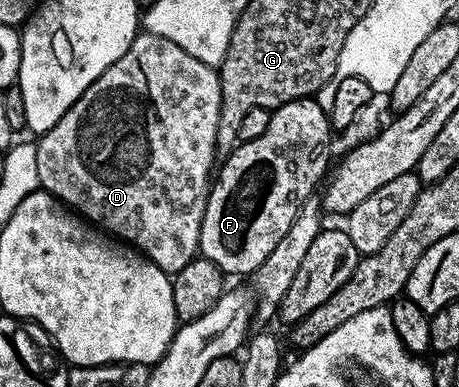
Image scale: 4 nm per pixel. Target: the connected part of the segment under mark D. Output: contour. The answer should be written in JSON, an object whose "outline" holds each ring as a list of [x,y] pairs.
{"outline":[[[148,31],[138,32],[137,38],[131,43],[129,50],[115,64],[107,67],[107,71],[103,71],[103,75],[99,75],[99,79],[95,79],[95,83],[91,83],[91,87],[87,87],[87,91],[83,91],[79,100],[61,116],[59,123],[55,123],[55,127],[51,127],[51,131],[40,134],[39,140],[36,142],[37,170],[39,171],[37,184],[52,197],[58,197],[64,205],[68,205],[84,220],[144,253],[163,272],[172,275],[183,271],[183,267],[187,267],[187,263],[191,263],[198,256],[201,247],[205,202],[209,196],[211,178],[215,173],[215,162],[219,157],[217,132],[219,131],[220,110],[221,74],[214,66],[195,59],[195,55],[183,51],[183,47],[179,47],[179,43],[171,43],[171,39],[163,39]]]}

